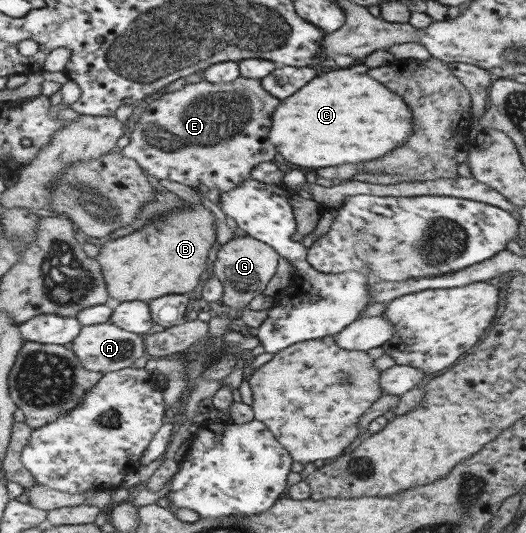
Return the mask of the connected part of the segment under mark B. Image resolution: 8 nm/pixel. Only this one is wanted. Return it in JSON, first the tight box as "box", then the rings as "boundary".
{"box":[97,204,218,304],"boundary":[[[190,204],[190,206],[166,214],[155,216],[146,225],[133,233],[109,240],[101,247],[97,260],[102,264],[102,272],[106,278],[106,286],[111,299],[115,304],[131,301],[152,301],[168,294],[187,294],[196,289],[202,277],[208,271],[208,253],[214,249],[218,241],[216,233],[216,219],[214,213],[203,204]]]}

